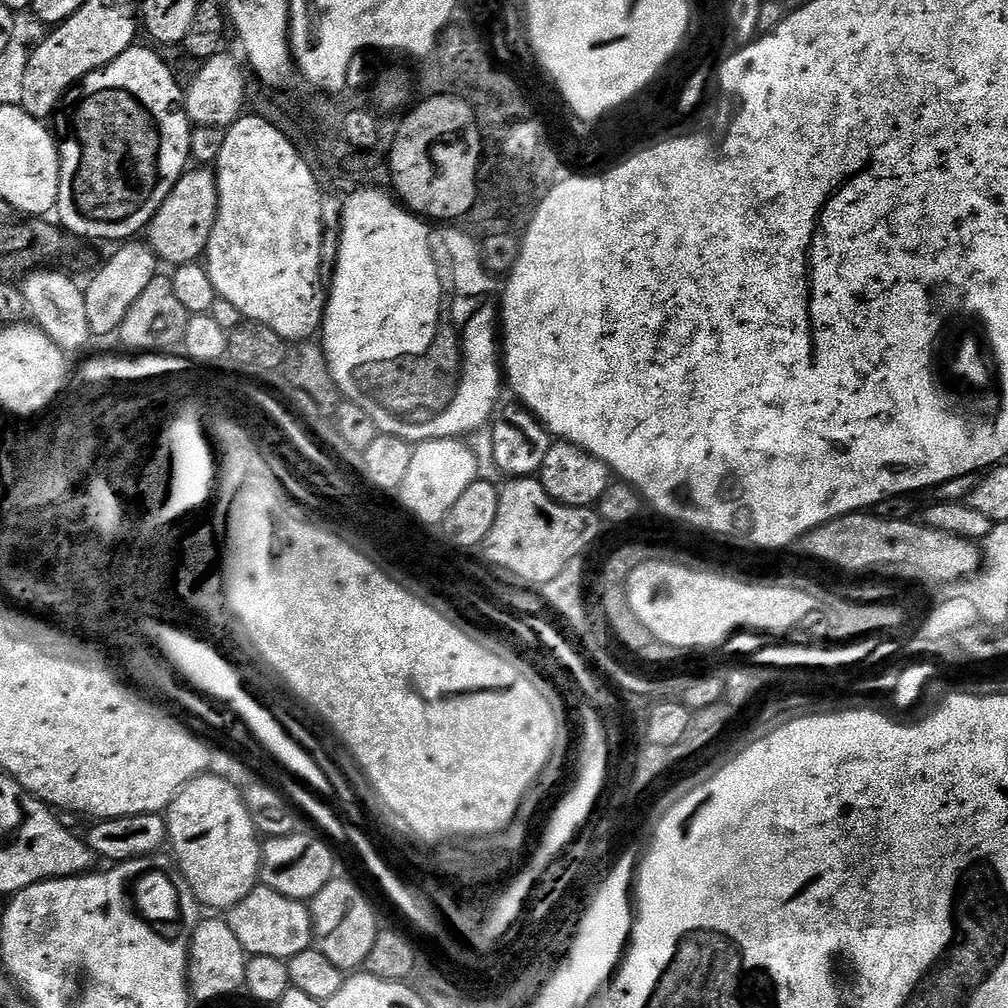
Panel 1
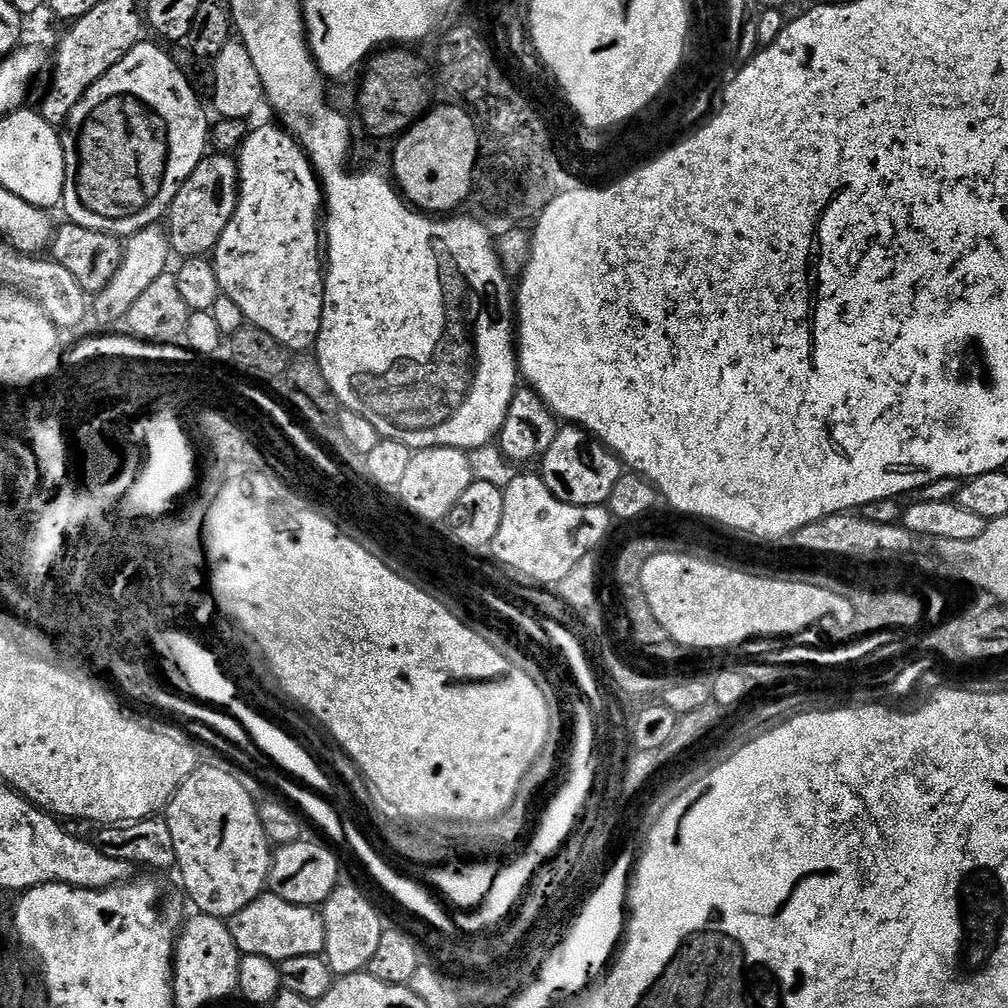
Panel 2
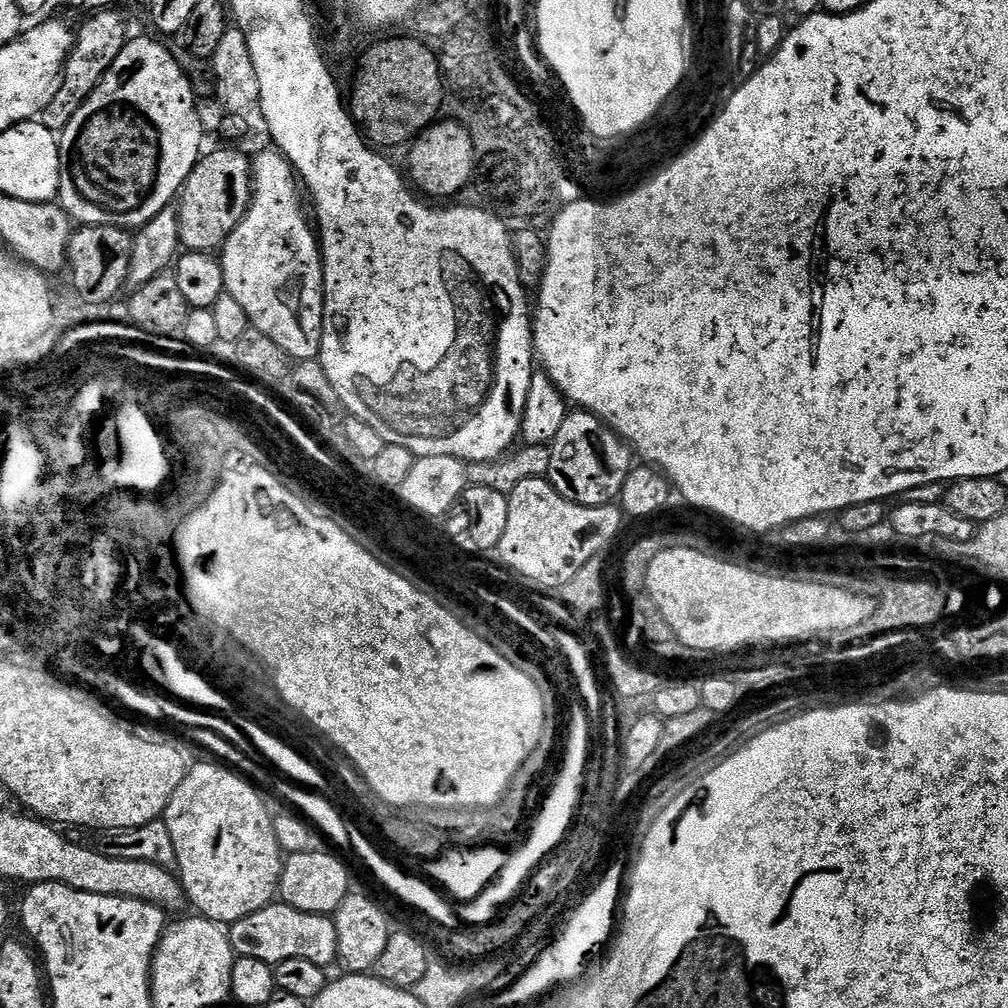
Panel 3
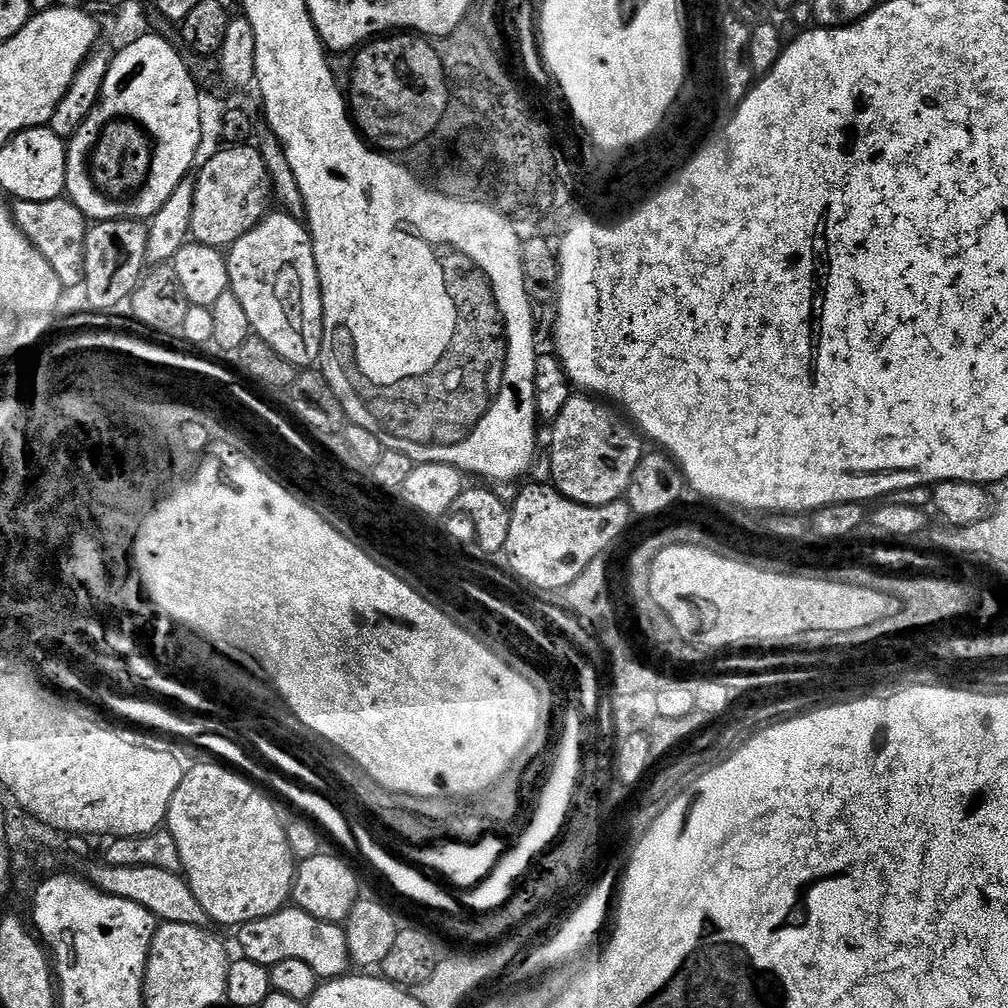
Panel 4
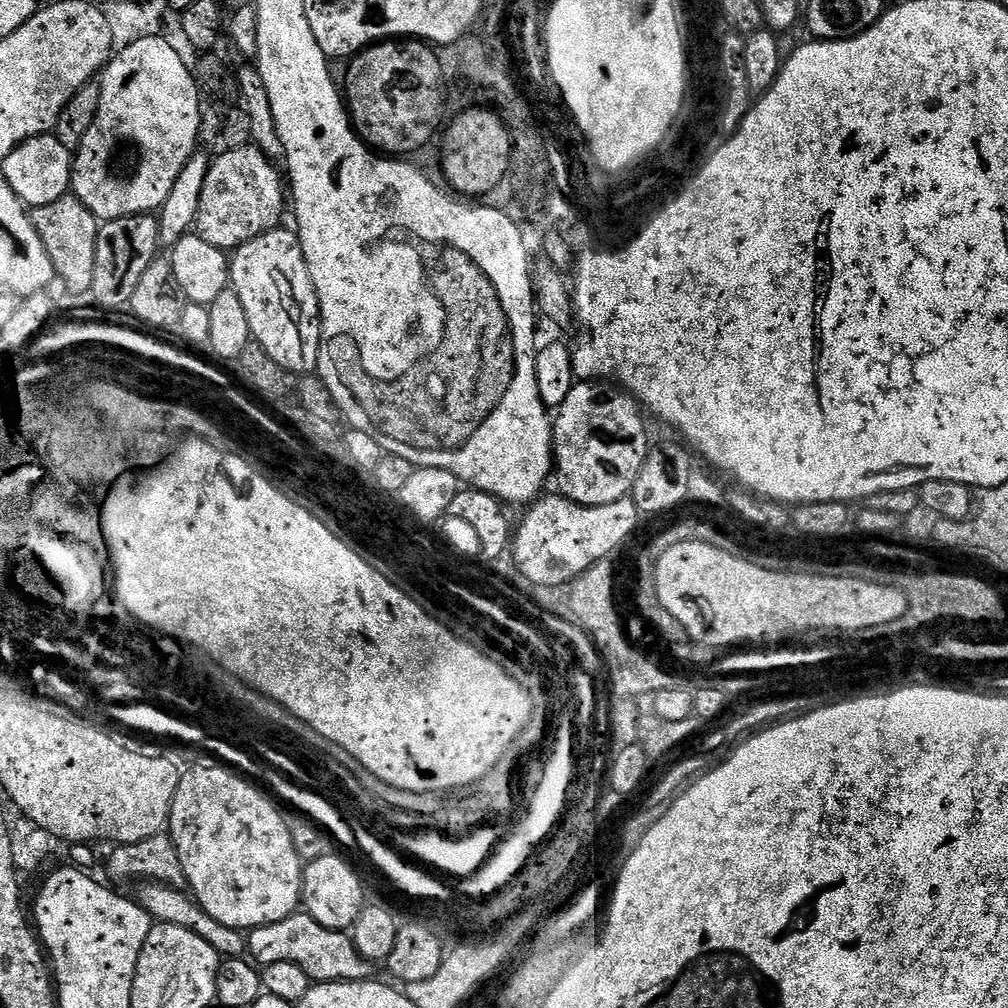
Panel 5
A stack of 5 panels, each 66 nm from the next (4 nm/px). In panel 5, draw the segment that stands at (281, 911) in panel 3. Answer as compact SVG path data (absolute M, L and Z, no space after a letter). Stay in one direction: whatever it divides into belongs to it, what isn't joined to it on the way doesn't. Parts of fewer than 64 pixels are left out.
M303 910L296 911L282 922L270 922L270 926L258 926L246 936L246 952L257 965L270 962L294 962L302 966L306 974L318 984L342 984L373 979L373 961L362 958L347 931L330 930Z

